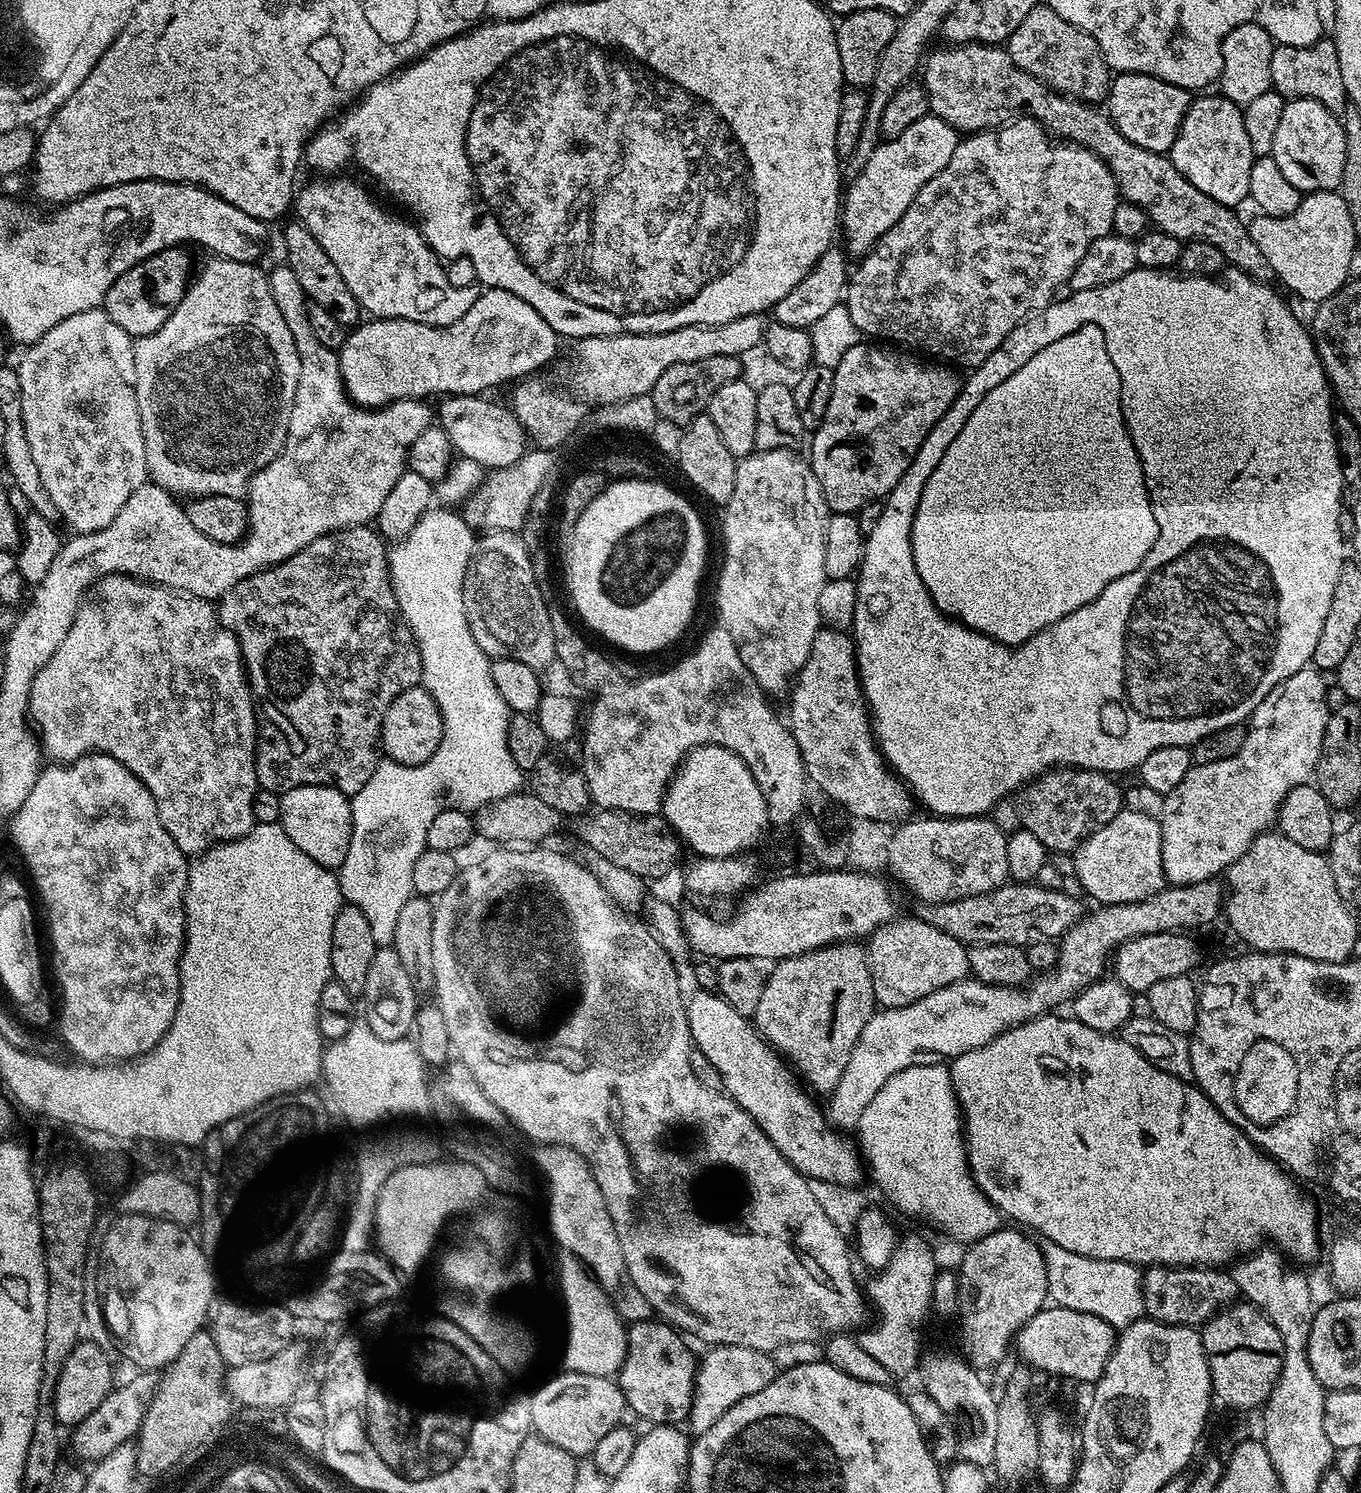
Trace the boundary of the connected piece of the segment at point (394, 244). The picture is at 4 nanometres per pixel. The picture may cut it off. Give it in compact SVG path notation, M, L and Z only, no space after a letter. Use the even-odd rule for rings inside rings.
M332 174L327 178L316 178L320 180L310 181L301 192L299 189L294 196L294 216L318 240L322 249L329 254L331 261L338 266L344 281L349 286L351 293L354 294L354 298L357 299L361 309L372 318L406 318L410 322L422 322L430 326L438 326L439 328L458 322L458 318L462 318L462 314L466 314L466 310L470 310L470 306L474 306L474 302L480 296L481 289L479 287L471 288L468 284L464 284L459 288L458 285L452 284L447 270L443 268L445 265L442 263L441 257L437 256L435 250L428 245L426 238L420 233L419 227L411 219L408 219L409 221L403 220L402 217L395 216L390 209L383 208L358 181L351 180L350 177L344 175L348 174Z

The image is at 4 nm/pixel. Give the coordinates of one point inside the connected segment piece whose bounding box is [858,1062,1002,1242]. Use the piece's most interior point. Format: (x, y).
(912, 1135)

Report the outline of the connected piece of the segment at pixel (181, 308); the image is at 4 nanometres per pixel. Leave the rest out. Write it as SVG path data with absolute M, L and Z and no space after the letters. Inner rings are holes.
M208 258L204 269L195 273L194 279L184 291L182 302L162 322L154 334L137 336L134 340L134 374L136 375L136 393L138 394L138 414L142 418L142 438L146 442L146 466L151 483L168 489L180 498L197 496L239 496L245 495L252 483L252 475L266 467L283 449L286 434L290 426L290 410L294 394L298 390L298 370L300 355L294 346L294 337L286 327L286 318L274 302L270 292L265 269L255 263L230 261L221 258Z

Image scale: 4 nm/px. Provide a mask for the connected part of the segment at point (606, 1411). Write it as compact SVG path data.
M563 1370L558 1374L538 1385L528 1396L532 1432L554 1446L562 1446L572 1456L591 1457L594 1446L625 1423L624 1415L630 1412L628 1403L615 1379Z

